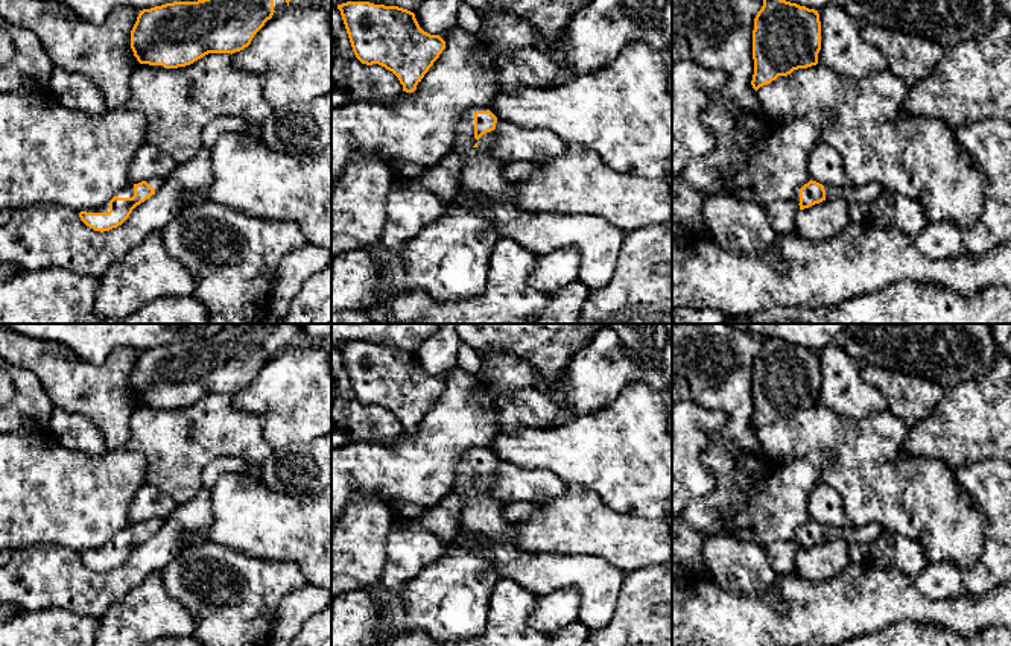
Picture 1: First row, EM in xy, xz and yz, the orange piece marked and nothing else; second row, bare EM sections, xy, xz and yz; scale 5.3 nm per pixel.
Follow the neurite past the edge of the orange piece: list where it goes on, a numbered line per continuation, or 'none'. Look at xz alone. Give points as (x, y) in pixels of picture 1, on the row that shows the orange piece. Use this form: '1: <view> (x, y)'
1: xz (481, 174)

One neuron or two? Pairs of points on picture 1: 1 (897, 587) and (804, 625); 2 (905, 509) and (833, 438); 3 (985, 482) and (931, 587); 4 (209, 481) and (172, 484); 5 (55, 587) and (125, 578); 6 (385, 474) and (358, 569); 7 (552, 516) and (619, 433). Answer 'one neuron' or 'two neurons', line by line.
1: one neuron
2: one neuron
3: one neuron
4: two neurons
5: one neuron
6: two neurons
7: two neurons

